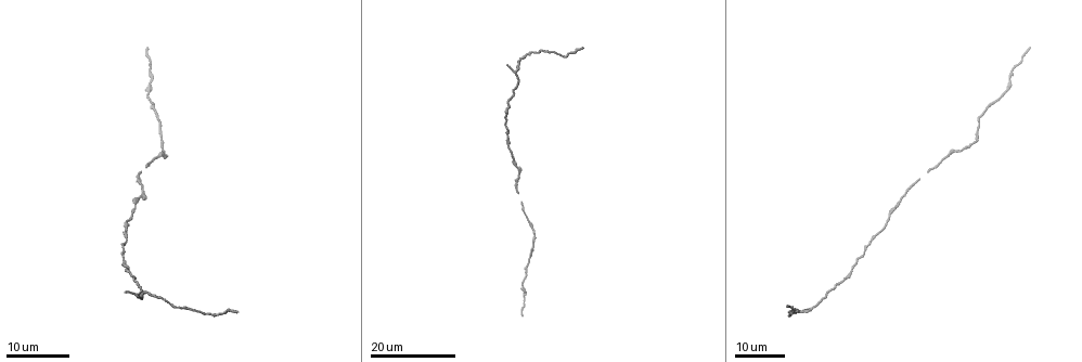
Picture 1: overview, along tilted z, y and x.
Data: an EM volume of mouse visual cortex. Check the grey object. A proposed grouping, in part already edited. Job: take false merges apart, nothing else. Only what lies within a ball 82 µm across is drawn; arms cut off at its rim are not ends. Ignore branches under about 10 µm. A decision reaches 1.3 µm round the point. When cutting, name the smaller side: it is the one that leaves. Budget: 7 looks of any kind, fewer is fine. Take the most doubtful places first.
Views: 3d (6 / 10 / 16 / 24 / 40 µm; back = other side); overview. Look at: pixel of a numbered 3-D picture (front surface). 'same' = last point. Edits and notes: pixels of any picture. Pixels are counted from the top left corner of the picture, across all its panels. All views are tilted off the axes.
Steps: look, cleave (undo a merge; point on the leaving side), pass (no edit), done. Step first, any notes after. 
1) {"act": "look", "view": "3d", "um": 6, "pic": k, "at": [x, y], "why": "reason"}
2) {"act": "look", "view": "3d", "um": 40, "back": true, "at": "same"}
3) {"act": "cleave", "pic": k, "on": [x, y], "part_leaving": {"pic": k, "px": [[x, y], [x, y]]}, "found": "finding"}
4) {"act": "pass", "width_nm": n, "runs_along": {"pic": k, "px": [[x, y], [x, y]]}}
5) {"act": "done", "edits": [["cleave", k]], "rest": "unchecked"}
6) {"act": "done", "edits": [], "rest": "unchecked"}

{"act": "look", "view": "3d", "um": 24, "pic": 1, "at": [812, 307], "why": "calibre changes"}

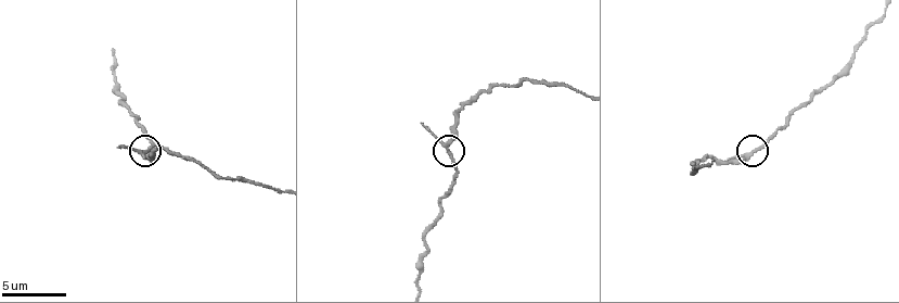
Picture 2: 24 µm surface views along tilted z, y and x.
{"act": "look", "view": "3d", "um": 6, "pic": 2, "at": [449, 152], "why": "closer look"}

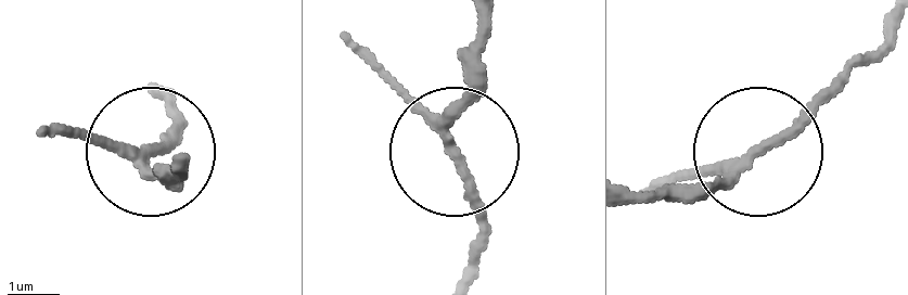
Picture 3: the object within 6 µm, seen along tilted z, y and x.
{"act": "pass", "arms": 3, "found": "all the same neuron"}

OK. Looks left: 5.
{"act": "look", "view": "3d", "um": 24, "pic": 1, "at": [519, 167], "why": "three-way junction"}

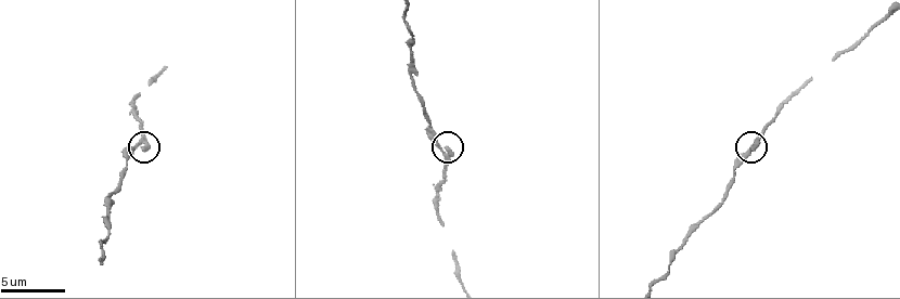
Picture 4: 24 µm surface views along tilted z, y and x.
{"act": "look", "view": "3d", "um": 6, "pic": 4, "at": [134, 145]}

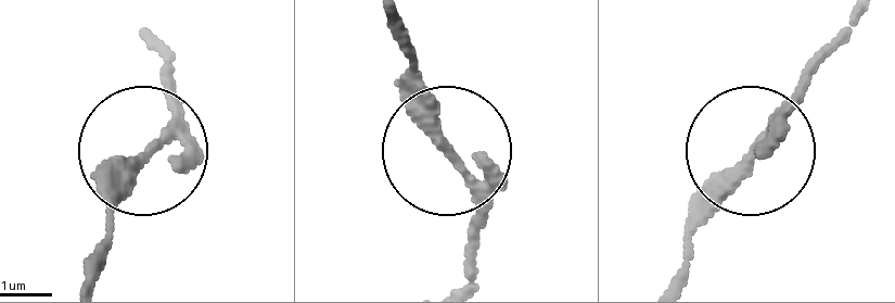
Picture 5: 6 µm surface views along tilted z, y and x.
{"act": "look", "view": "3d", "um": 6, "back": true, "pic": 5, "at": [150, 152]}

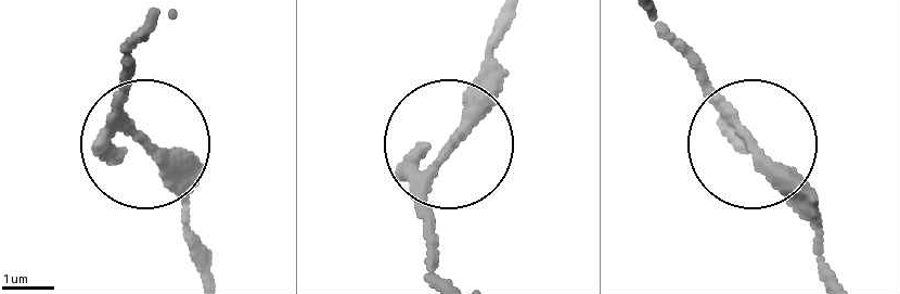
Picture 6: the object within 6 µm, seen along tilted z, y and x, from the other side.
{"act": "pass", "runs_along": {"pic": 6, "px": [[182, 193], [178, 164], [130, 112], [130, 67]]}, "found": "one neuron here"}

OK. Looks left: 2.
{"act": "look", "view": "3d", "um": 16, "pic": 2, "at": [419, 256], "why": "thick turns thin"}

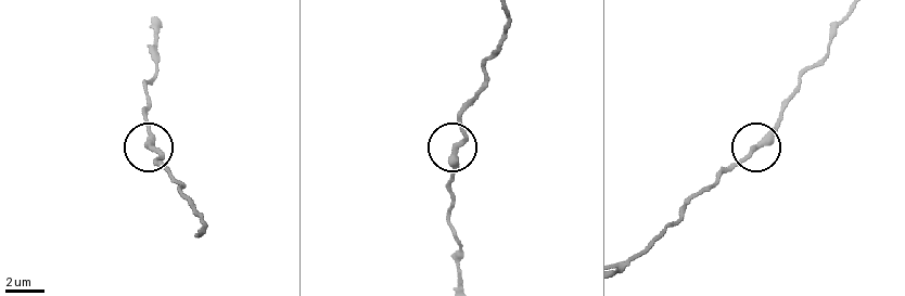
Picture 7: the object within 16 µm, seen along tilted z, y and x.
{"act": "look", "view": "3d", "um": 16, "back": true, "pic": 7, "at": [757, 146]}

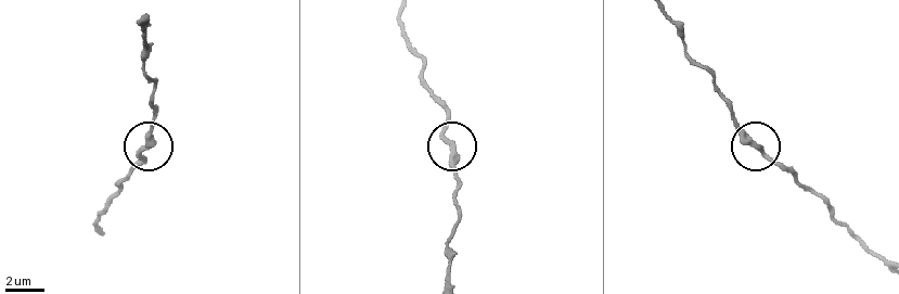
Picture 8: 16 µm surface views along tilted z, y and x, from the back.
{"act": "pass", "runs_along": {"pic": 8, "px": [[662, 13], [689, 55], [711, 76], [737, 127], [794, 177]]}, "found": "all the same neuron"}

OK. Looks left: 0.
{"act": "done", "edits": [], "rest": "unchecked"}

